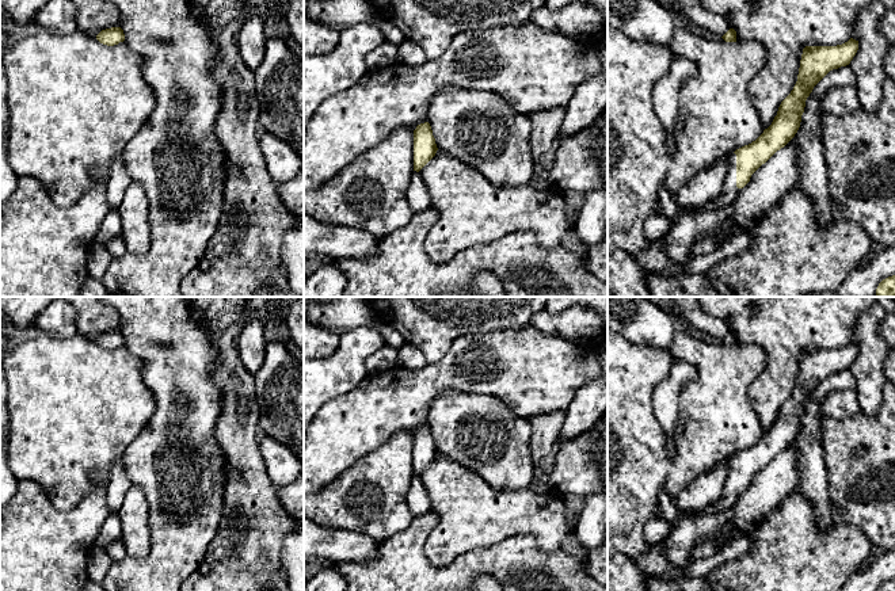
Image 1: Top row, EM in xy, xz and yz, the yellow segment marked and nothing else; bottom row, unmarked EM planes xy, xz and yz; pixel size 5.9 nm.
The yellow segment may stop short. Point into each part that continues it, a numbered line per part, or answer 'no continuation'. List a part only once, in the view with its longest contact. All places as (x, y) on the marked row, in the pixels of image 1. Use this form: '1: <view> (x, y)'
1: yz (730, 191)

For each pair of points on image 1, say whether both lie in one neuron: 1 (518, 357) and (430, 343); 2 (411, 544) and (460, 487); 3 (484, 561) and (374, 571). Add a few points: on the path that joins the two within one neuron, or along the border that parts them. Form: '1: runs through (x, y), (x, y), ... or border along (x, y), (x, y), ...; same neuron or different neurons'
1: border along (480, 334), (460, 335), (438, 361), (427, 363); different neurons
2: border along (431, 510), (437, 515), (437, 525), (423, 544); different neurons
3: runs through (457, 575), (402, 575); same neuron

